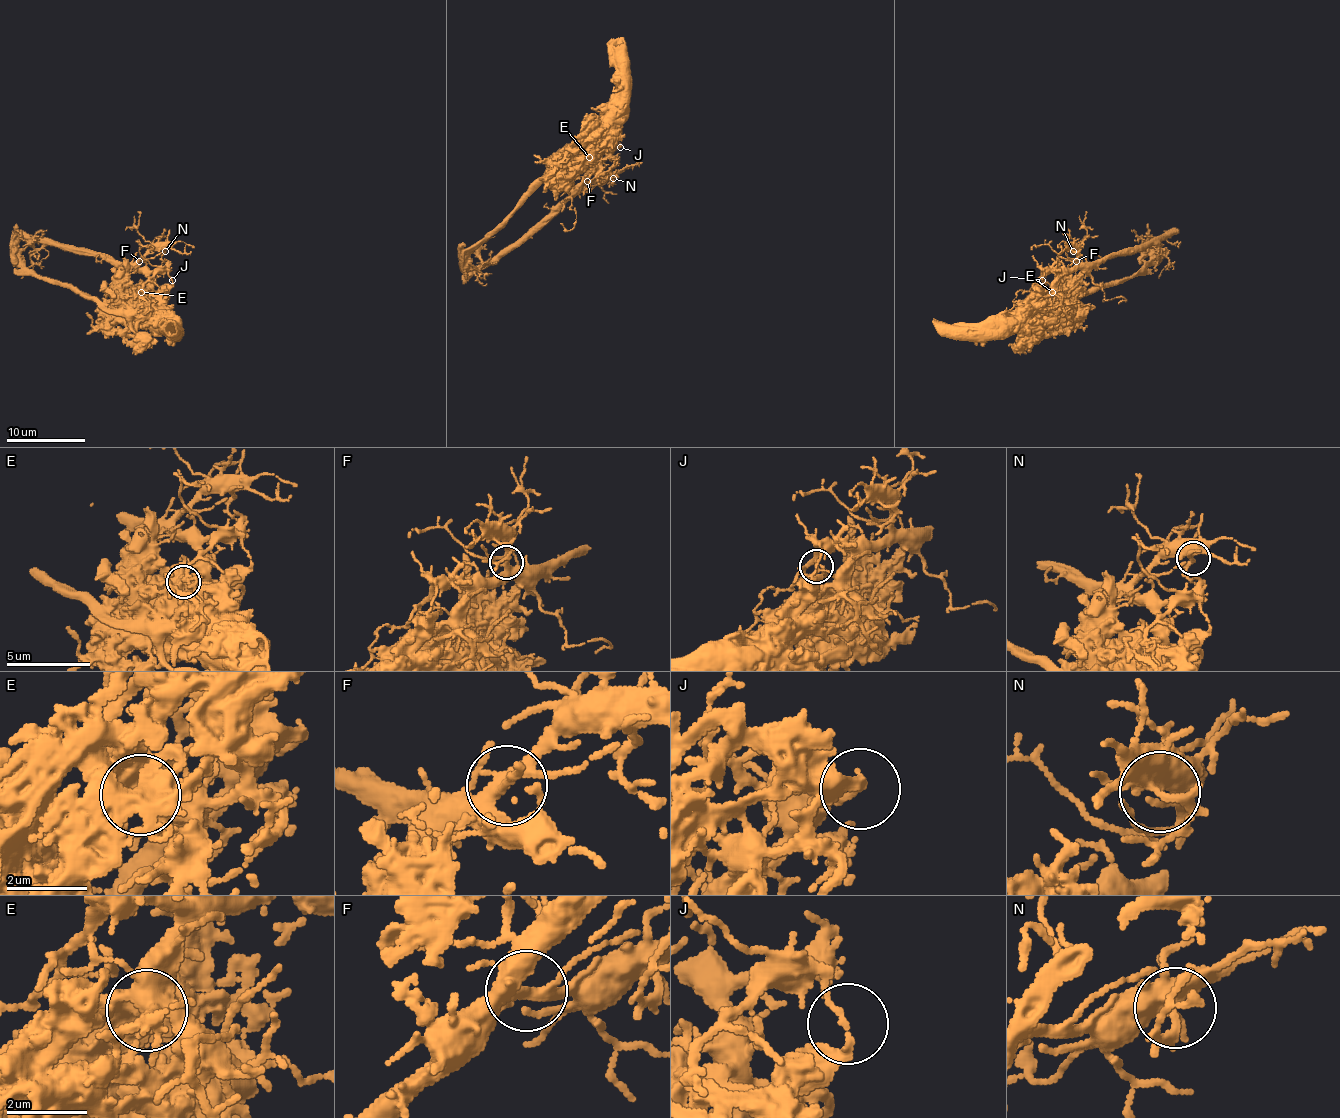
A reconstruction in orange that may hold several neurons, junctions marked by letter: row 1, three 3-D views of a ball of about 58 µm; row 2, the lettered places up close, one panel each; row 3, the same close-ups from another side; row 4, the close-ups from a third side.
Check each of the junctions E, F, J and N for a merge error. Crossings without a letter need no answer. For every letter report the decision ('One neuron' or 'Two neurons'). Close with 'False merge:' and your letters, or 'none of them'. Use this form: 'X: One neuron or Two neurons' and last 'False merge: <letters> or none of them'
E: Two neurons
F: One neuron
J: Two neurons
N: One neuron
False merge: E, J

